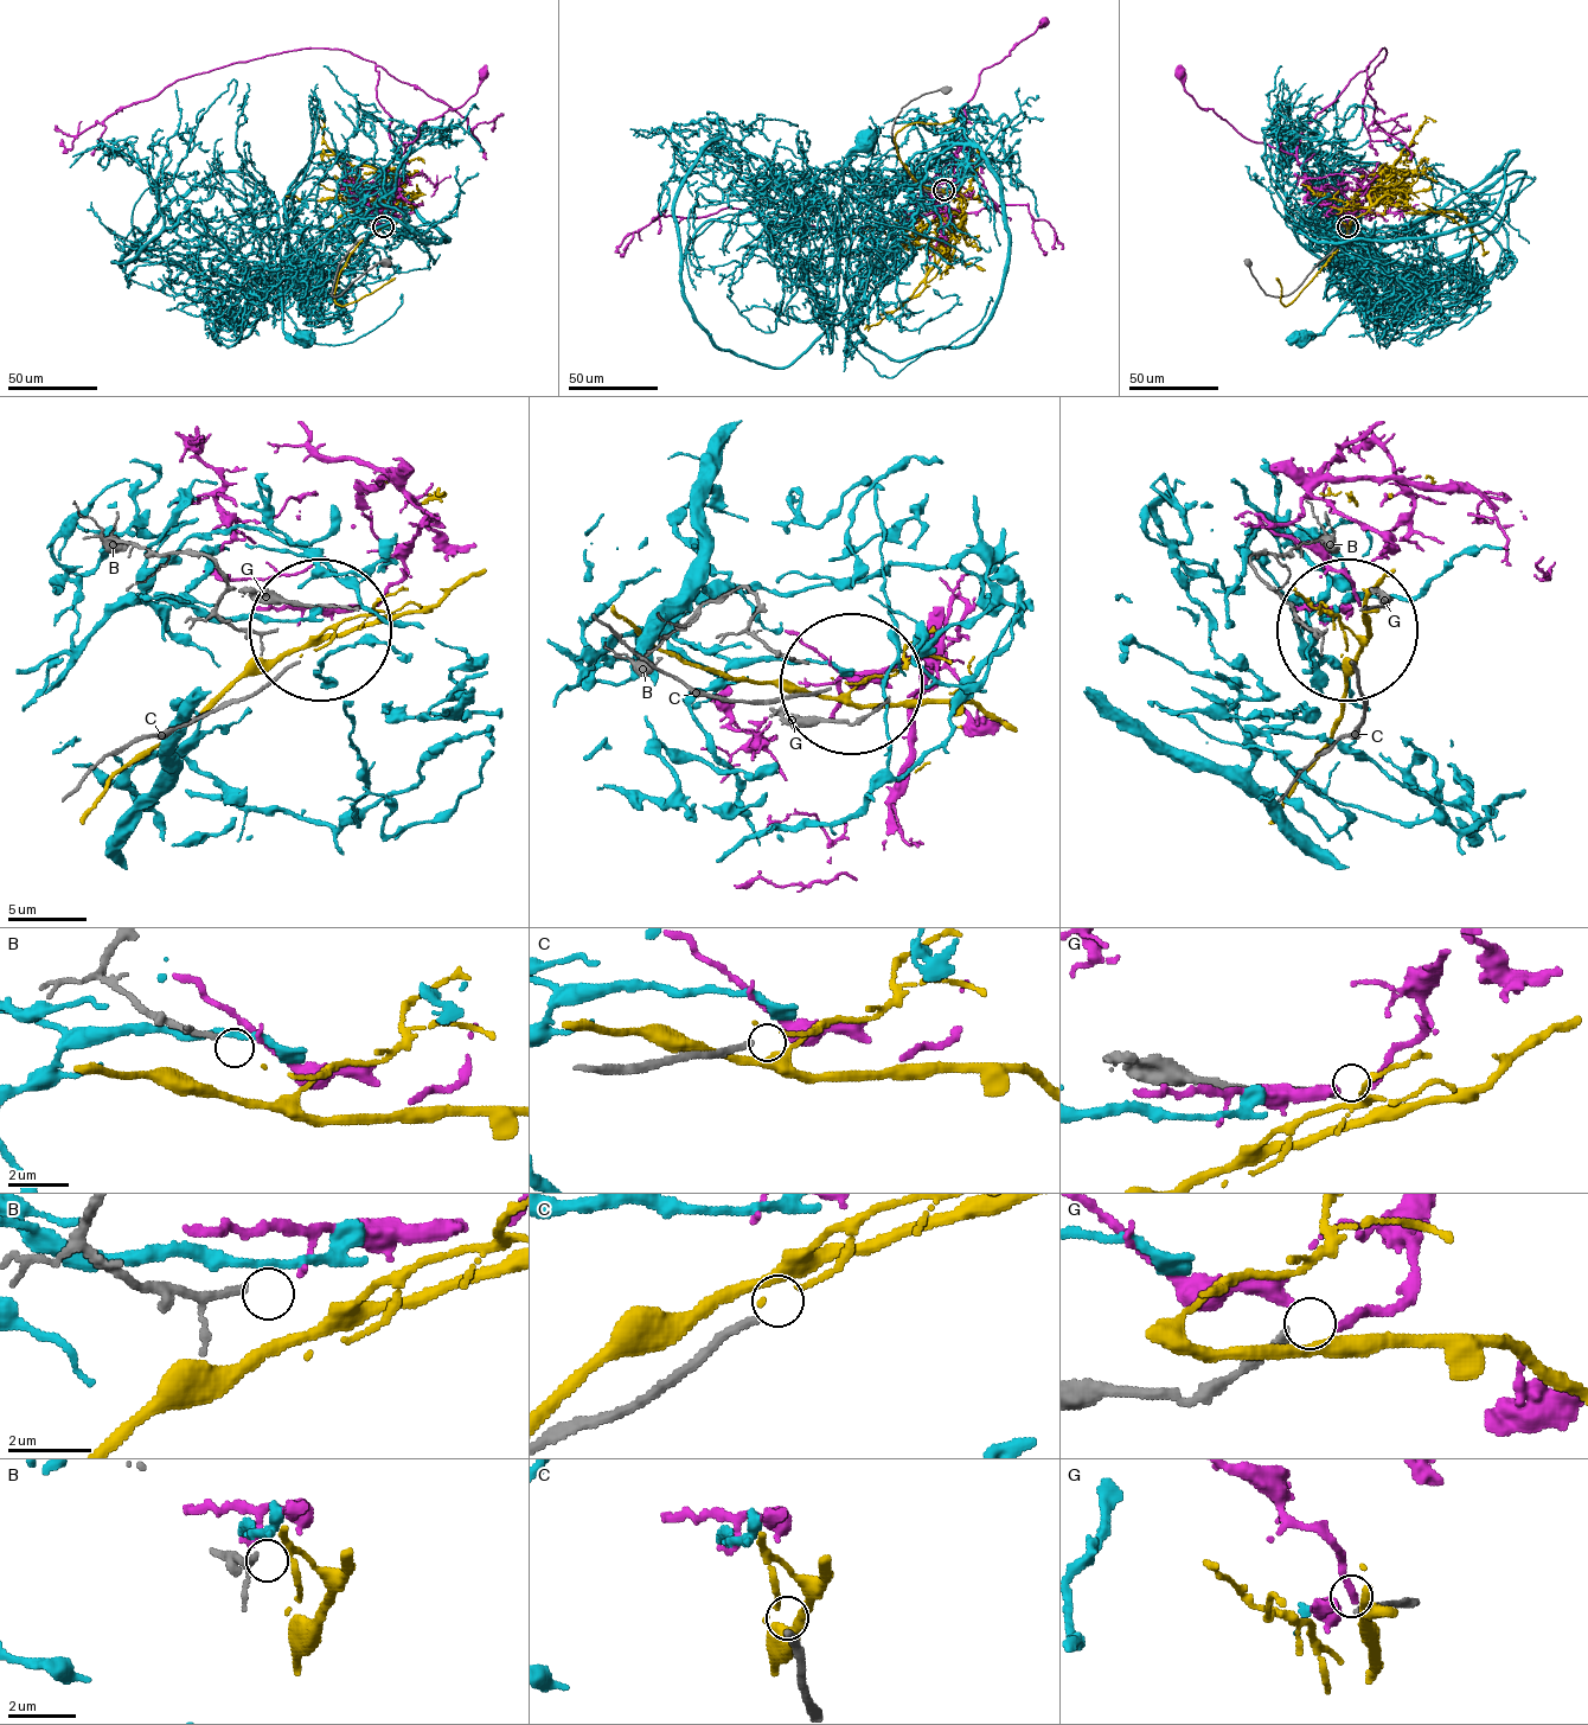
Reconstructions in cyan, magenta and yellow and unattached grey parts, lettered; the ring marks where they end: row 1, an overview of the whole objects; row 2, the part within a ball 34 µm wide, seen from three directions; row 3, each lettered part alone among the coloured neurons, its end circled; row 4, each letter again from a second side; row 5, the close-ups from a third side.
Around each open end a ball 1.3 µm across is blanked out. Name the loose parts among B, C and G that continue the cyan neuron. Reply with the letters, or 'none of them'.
none of them

